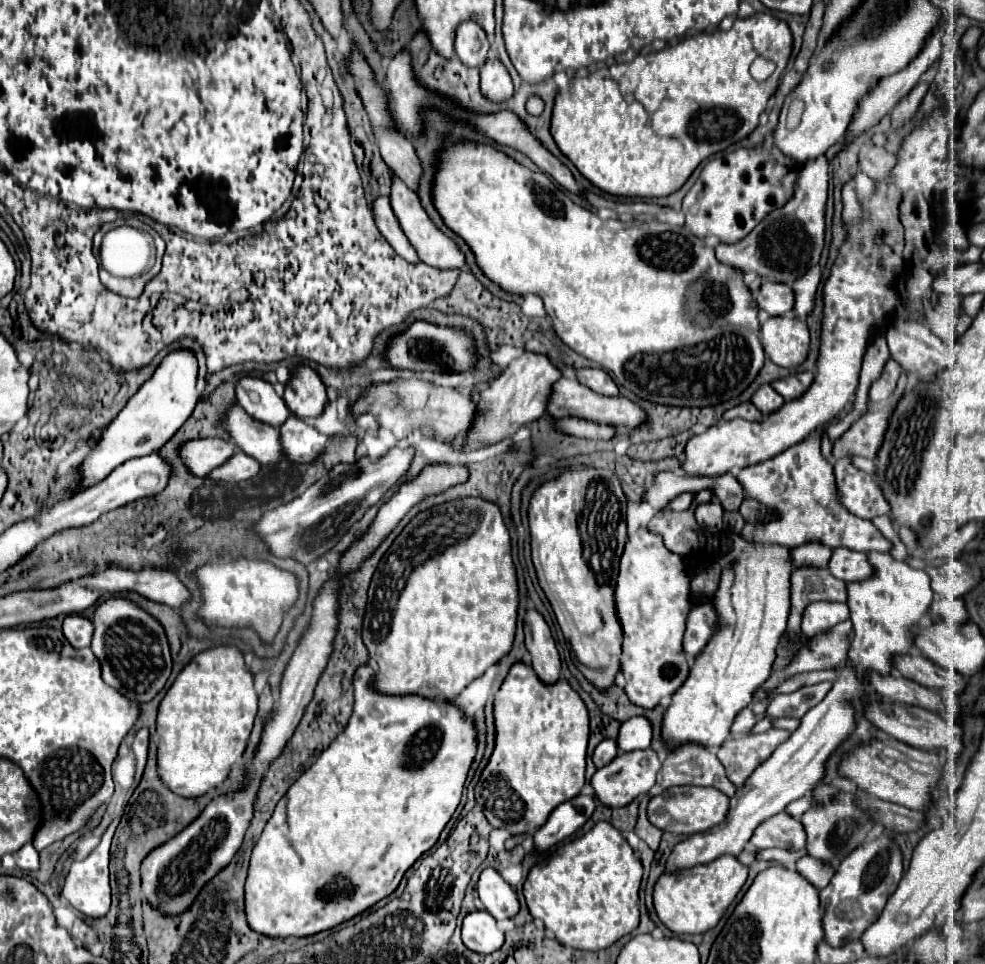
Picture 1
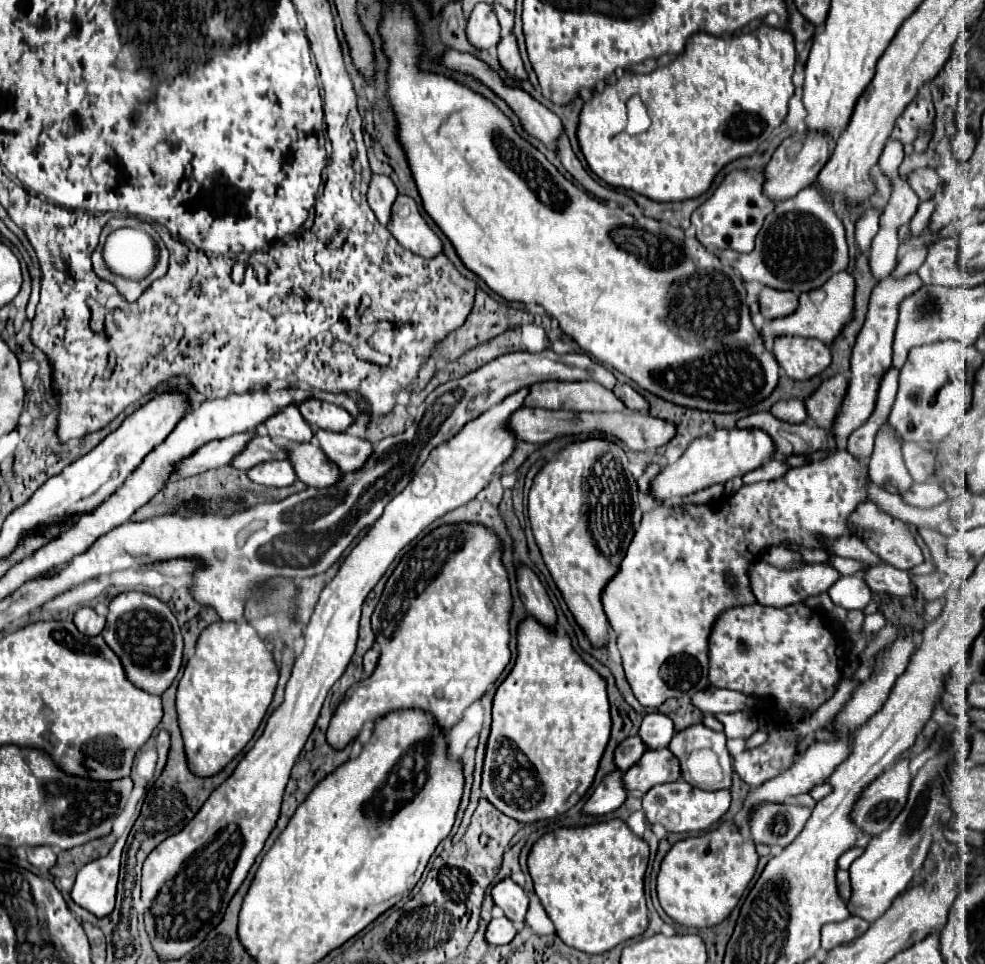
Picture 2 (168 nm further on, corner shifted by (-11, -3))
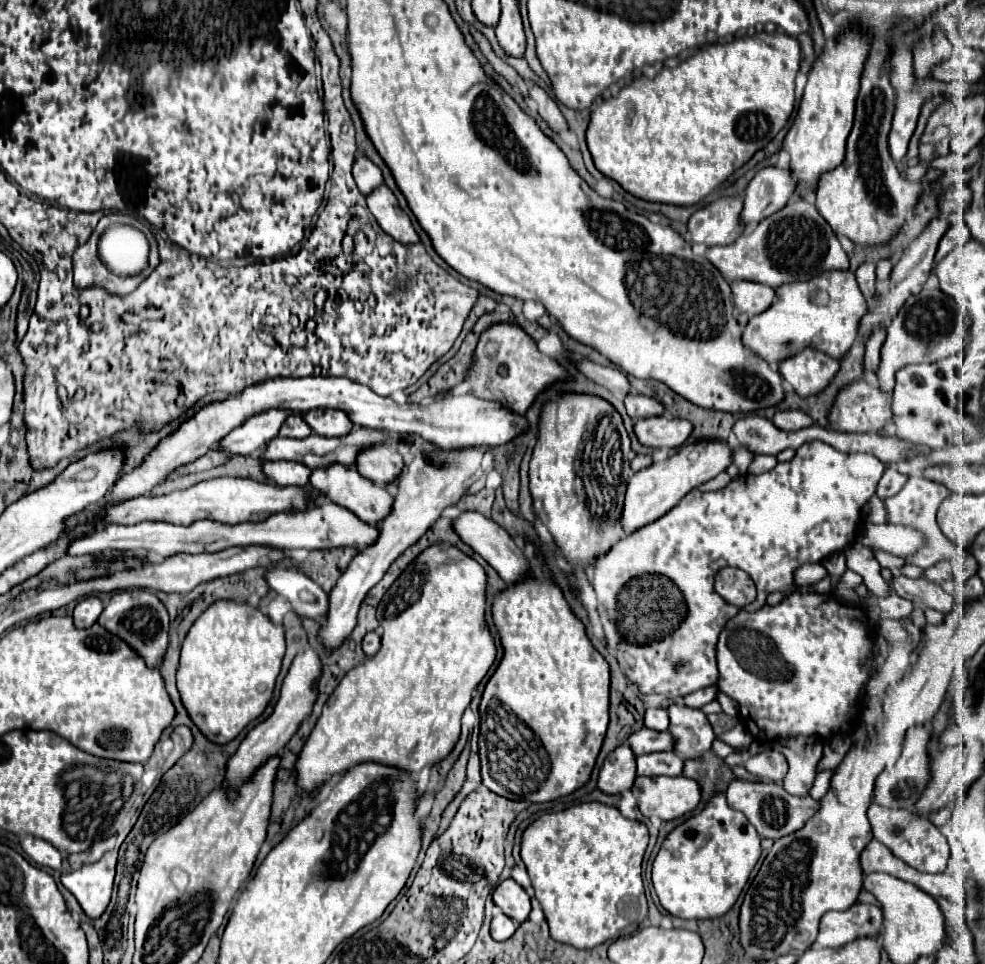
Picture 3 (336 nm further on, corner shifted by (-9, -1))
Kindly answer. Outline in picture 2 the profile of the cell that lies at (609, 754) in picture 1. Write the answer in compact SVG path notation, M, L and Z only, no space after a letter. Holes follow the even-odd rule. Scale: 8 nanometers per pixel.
M638 735L628 737L628 739L622 741L622 743L618 745L618 749L616 749L616 755L614 755L616 767L618 767L620 771L626 771L628 767L632 767L632 765L642 757L642 753L644 753L646 749L648 749L648 747L644 745L644 741L642 741Z

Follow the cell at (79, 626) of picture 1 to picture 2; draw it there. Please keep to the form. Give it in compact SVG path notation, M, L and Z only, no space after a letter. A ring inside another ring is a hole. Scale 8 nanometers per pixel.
M80 607L74 615L74 625L84 635L98 635L104 629L106 619L102 615L98 615L92 607Z

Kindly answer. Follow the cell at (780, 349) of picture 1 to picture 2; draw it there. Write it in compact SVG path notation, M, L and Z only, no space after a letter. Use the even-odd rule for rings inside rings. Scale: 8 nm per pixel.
M780 337L774 341L774 359L794 381L808 381L820 375L832 361L828 345L804 337Z

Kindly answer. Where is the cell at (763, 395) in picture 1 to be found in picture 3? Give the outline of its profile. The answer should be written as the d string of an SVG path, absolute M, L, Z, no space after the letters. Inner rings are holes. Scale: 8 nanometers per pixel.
M786 409L786 411L778 411L774 415L774 425L786 431L798 431L802 427L810 427L812 425L812 417L800 409Z

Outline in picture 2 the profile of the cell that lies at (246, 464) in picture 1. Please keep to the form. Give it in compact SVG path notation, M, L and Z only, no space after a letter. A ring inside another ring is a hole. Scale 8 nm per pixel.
M268 461L264 465L256 465L248 471L248 477L254 483L272 487L288 487L298 479L290 461Z

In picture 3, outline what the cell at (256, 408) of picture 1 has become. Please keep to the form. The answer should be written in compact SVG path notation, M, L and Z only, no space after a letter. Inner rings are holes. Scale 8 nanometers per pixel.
M290 415L290 419L286 419L286 423L282 423L280 427L280 435L282 437L294 437L294 439L304 439L308 437L312 431L308 427L308 423L300 417L300 415Z

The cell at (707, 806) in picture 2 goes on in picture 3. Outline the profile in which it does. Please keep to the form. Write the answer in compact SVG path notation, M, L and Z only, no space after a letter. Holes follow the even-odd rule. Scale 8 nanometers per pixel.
M684 775L636 777L632 793L644 817L656 815L662 821L672 821L694 811L702 799L700 785Z

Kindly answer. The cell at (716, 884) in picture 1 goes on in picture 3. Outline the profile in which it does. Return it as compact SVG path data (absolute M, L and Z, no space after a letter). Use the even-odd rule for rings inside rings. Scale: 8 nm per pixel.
M716 795L700 815L684 821L664 839L652 865L652 883L660 905L672 917L716 919L736 903L758 859L756 829L740 811L728 807L724 795Z

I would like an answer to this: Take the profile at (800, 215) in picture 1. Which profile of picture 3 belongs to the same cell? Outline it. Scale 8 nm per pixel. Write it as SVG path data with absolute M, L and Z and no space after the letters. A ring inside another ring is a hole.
M790 199L782 211L762 219L752 231L738 237L738 243L710 247L706 259L712 261L730 283L746 279L770 285L772 289L782 287L782 283L814 279L814 275L820 275L822 271L848 269L848 255L832 227L806 199Z

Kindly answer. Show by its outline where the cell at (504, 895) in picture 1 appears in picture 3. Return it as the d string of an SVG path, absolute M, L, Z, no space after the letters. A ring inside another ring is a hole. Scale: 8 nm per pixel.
M504 879L492 895L494 903L518 924L524 923L530 913L530 897L528 893L514 881L514 879Z

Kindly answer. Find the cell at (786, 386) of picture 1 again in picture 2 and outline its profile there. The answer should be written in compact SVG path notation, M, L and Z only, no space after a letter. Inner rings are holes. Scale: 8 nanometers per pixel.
M836 375L824 381L818 387L818 391L806 399L810 419L814 419L818 427L832 429L836 415L842 407L842 401L846 397L846 391L848 391L848 379L844 375Z

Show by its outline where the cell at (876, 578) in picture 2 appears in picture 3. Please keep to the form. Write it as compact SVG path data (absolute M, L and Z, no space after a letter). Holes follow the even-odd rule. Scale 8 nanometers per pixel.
M898 573L890 579L890 587L896 591L896 595L900 595L916 605L930 607L930 609L936 609L942 613L950 613L952 607L956 605L952 595L944 593L944 589L940 585L930 583L924 577L910 579L910 577Z

